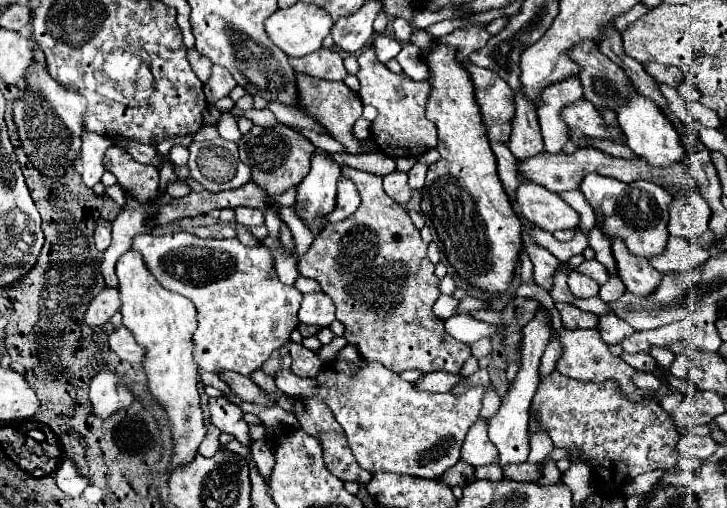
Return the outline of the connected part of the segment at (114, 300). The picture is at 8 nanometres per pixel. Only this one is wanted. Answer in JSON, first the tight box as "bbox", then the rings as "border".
{"bbox":[84,288,120,328],"border":[[[104,288],[88,306],[86,316],[84,316],[84,324],[96,328],[102,326],[110,320],[112,314],[116,314],[120,310],[120,294],[116,288]]]}

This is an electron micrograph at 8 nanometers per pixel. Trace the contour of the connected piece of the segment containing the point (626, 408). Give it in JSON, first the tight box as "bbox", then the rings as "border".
{"bbox":[528,370,680,484],"border":[[[558,370],[542,376],[530,406],[528,434],[534,432],[548,432],[552,444],[568,452],[570,462],[584,460],[600,480],[602,468],[614,472],[618,484],[626,484],[644,472],[674,472],[678,464],[676,444],[680,436],[660,402],[650,398],[634,402],[620,392],[614,380],[582,382]]]}

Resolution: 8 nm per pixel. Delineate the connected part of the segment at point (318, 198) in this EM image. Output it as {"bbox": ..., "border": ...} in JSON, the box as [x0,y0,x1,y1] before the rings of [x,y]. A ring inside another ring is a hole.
{"bbox":[294,150,340,232],"border":[[[316,150],[308,176],[296,186],[294,202],[296,214],[312,232],[320,232],[324,228],[324,216],[328,216],[336,206],[337,182],[340,177],[340,167],[330,154]]]}

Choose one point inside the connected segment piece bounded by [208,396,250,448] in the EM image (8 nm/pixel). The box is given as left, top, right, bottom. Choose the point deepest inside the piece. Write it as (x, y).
(226, 417)

